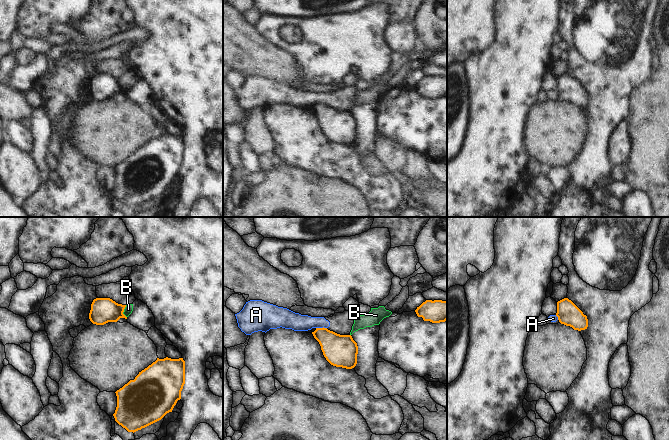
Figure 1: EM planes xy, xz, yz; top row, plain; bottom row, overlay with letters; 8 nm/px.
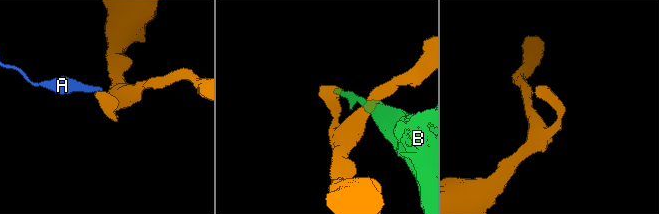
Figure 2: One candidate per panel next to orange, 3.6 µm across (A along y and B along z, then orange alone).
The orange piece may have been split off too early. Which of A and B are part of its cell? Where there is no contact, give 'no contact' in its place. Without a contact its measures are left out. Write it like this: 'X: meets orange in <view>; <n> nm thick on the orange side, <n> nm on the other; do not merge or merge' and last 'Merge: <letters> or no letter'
A: meets orange in xz; 260 nm thick on the orange side, 140 nm on the other; do not merge
B: meets orange in xy; 200 nm thick on the orange side, 70 nm on the other; do not merge
Merge: no letter

